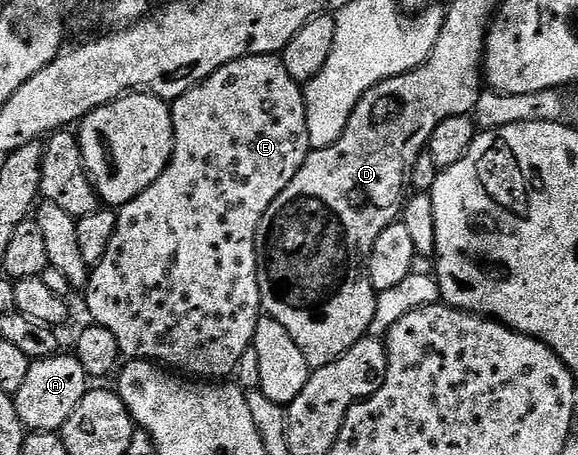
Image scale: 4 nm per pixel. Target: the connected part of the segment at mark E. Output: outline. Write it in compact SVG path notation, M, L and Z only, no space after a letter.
M257 54L251 58L241 58L229 62L212 76L208 76L198 86L193 86L184 96L173 99L170 115L174 125L174 151L164 172L140 196L136 196L118 211L116 232L104 260L90 271L90 281L84 287L86 310L91 314L93 325L108 328L116 336L119 355L126 360L145 360L157 362L174 372L193 376L198 380L226 380L237 371L241 357L254 344L254 333L260 315L263 313L260 284L258 283L258 249L256 232L264 212L272 208L272 200L292 184L296 172L310 155L310 137L308 136L308 116L306 115L306 96L303 87L284 68L281 57L272 54Z

